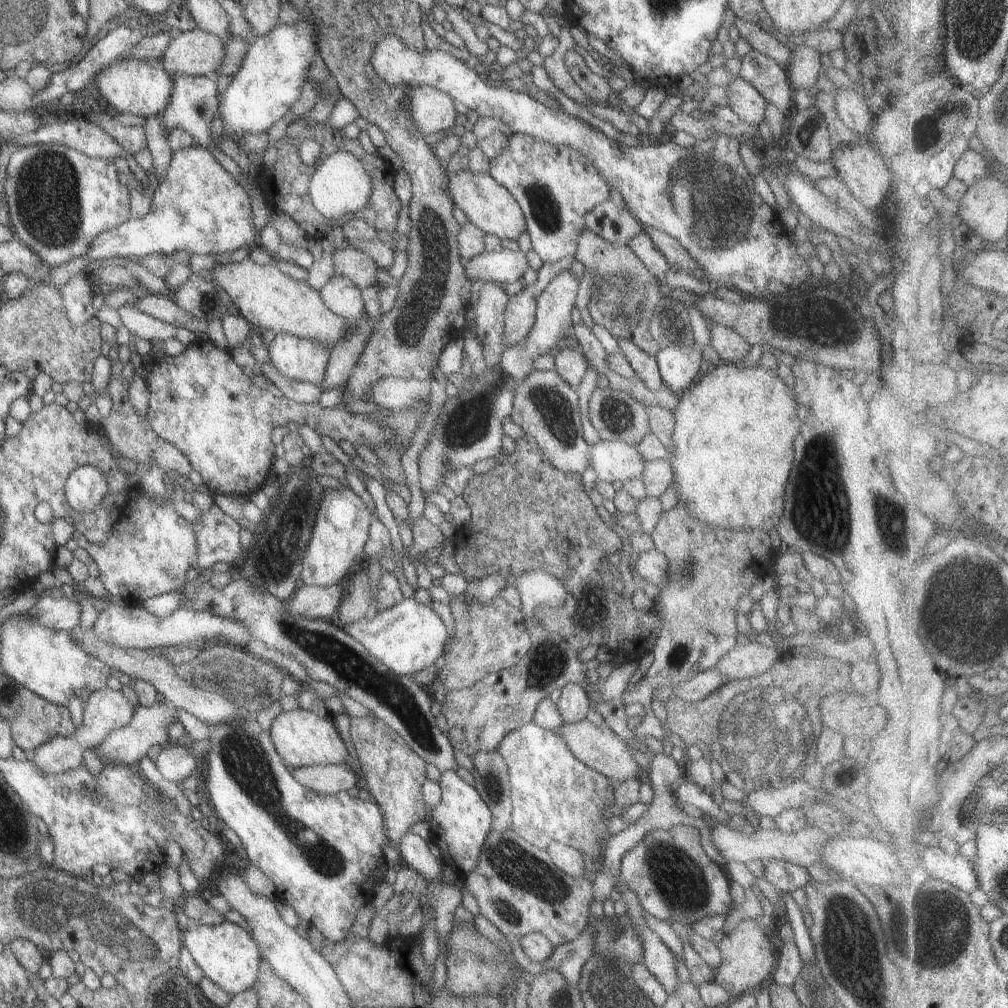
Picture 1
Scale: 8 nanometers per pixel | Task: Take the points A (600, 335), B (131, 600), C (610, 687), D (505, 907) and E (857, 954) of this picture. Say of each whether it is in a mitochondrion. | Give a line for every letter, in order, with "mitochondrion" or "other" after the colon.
A: other
B: other
C: other
D: mitochondrion
E: mitochondrion

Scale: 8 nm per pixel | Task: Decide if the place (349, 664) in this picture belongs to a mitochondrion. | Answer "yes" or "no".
yes

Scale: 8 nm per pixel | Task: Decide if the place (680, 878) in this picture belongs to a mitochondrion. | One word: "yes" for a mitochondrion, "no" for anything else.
yes

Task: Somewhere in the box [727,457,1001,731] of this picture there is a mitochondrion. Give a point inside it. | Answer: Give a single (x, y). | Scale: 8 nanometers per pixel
(890, 515)

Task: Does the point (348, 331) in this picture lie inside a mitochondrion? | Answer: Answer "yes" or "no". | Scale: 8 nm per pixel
no

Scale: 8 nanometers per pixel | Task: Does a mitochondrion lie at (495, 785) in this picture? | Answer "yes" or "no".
yes

